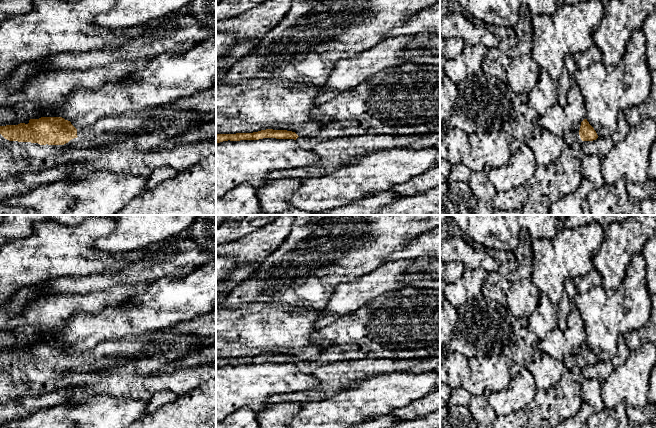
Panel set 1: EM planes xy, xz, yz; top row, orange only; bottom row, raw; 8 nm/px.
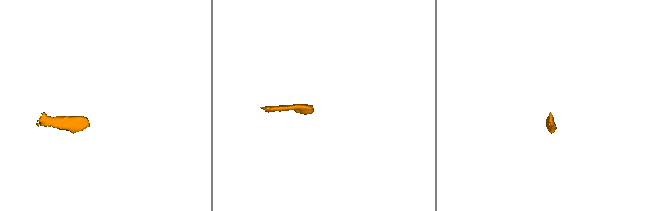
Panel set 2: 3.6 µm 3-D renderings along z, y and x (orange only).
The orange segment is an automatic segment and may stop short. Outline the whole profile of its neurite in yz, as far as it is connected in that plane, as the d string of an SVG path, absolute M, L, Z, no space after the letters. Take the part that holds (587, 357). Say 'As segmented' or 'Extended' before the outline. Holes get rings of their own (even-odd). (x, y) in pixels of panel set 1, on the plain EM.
Extended. M584 343L579 355L571 354L562 361L564 368L559 382L548 389L537 389L532 402L524 407L523 411L527 415L525 428L553 428L578 413L583 403L582 385L586 381L582 366L596 364L598 359L587 343Z

